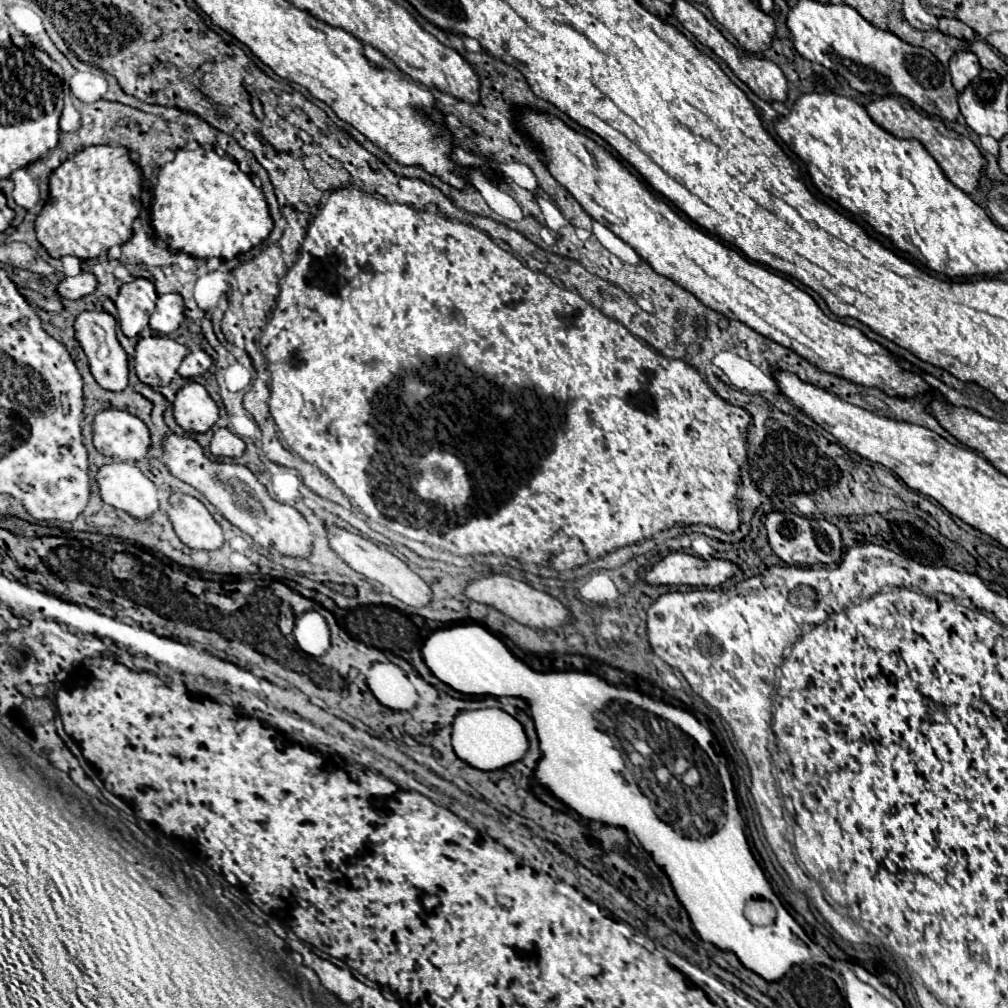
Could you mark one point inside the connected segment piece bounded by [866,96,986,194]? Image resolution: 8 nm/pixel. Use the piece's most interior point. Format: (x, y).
(960, 160)

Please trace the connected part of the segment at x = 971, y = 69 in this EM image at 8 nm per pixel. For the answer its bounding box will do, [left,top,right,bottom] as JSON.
[950,52,980,92]

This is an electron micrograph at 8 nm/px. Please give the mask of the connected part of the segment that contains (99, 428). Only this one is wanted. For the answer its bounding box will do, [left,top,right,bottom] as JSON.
[92,410,150,460]

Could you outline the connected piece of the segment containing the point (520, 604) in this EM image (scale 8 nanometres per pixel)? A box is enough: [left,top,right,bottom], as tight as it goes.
[464,574,568,628]

